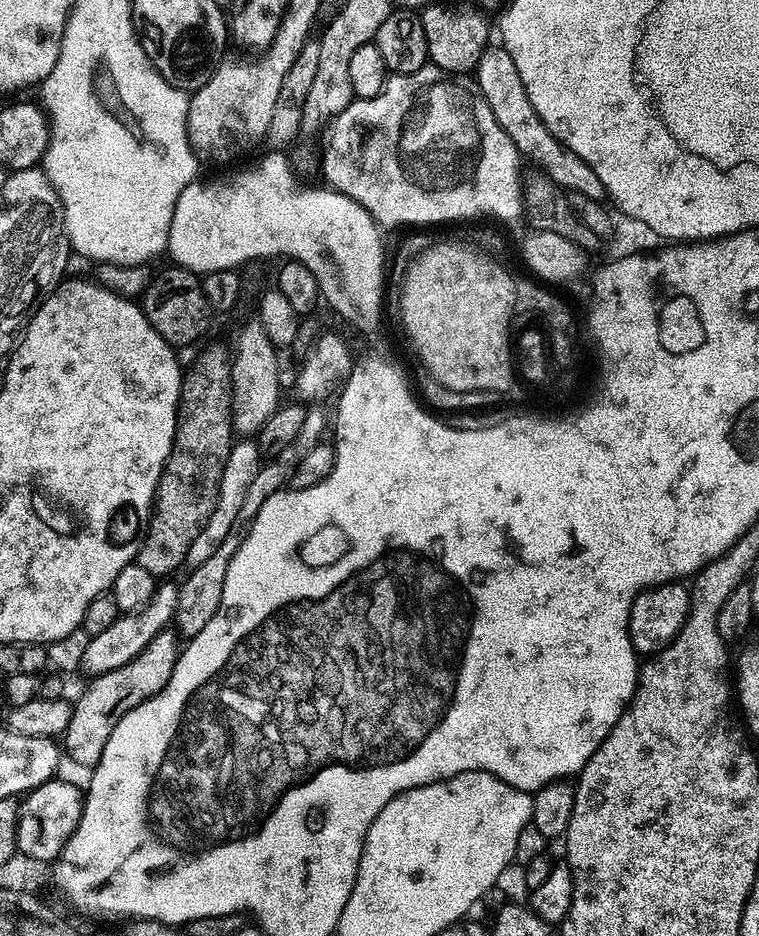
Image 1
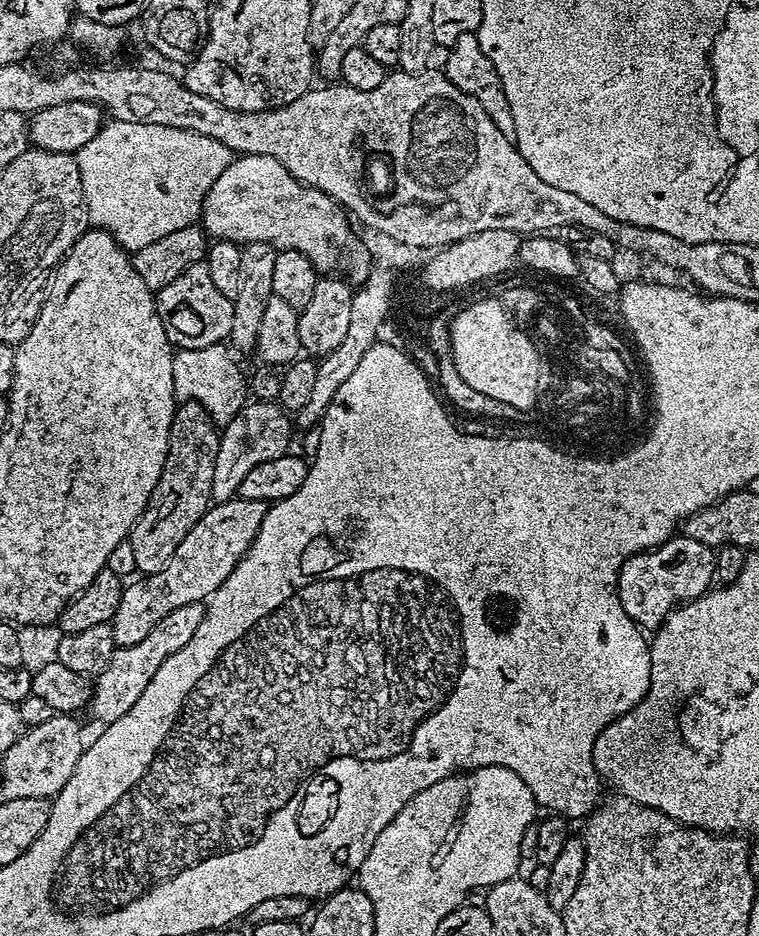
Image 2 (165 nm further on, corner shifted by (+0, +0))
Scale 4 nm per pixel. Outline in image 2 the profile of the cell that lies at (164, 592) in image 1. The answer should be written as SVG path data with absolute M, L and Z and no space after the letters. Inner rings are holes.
M239 498L221 504L213 503L208 512L194 522L190 534L182 538L174 558L170 558L165 568L153 576L141 575L136 578L140 580L133 579L133 584L129 583L125 587L118 610L110 621L117 645L122 648L134 646L134 642L142 642L142 638L146 638L146 634L150 634L150 630L154 630L162 618L166 618L166 614L190 602L204 602L211 598L250 550L269 507L269 501L266 500L254 502Z

